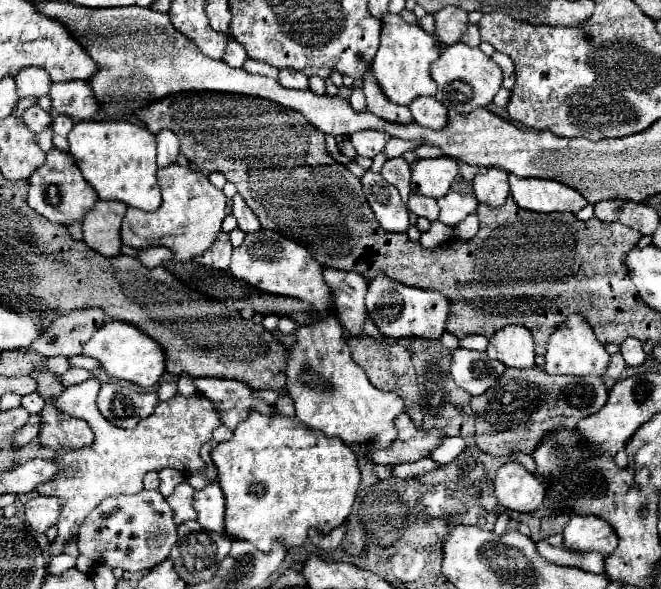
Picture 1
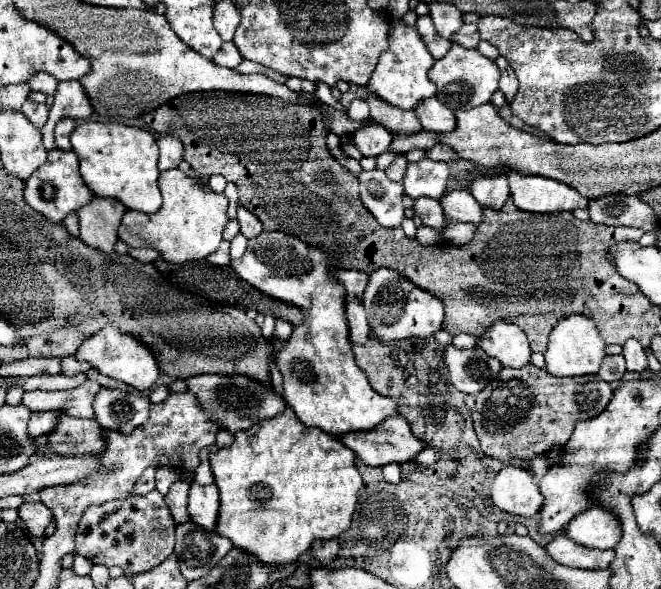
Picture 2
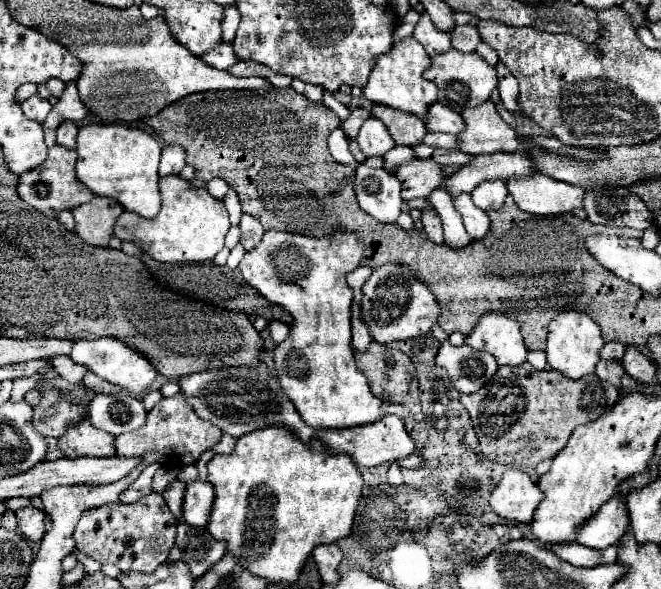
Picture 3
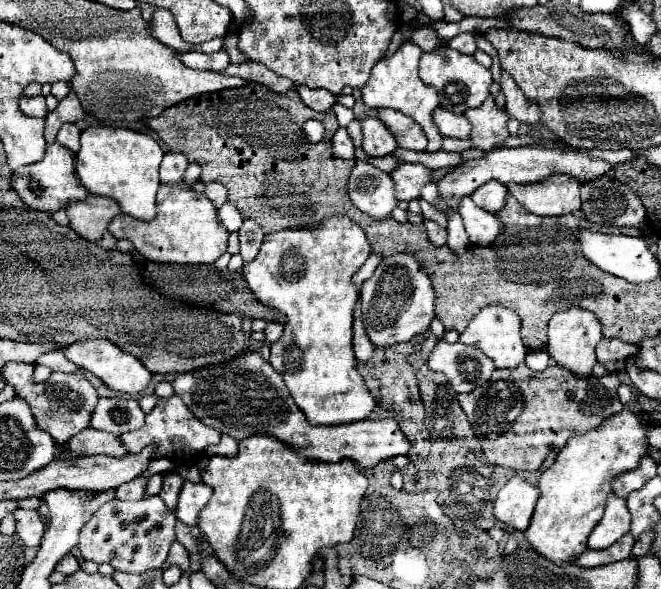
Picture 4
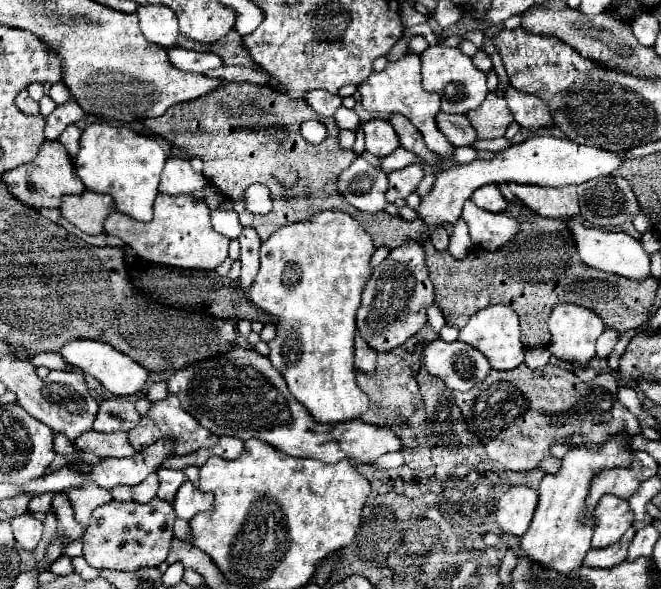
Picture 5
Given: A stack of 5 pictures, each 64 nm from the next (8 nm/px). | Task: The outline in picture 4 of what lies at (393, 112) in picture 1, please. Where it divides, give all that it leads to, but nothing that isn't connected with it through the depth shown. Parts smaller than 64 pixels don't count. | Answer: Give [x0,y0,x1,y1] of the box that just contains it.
[378,110,426,152]

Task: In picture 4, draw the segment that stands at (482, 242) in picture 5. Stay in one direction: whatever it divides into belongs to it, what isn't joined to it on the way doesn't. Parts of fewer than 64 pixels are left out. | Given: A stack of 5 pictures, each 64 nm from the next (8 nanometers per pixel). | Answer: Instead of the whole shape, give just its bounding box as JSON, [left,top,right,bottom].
[460,198,506,246]

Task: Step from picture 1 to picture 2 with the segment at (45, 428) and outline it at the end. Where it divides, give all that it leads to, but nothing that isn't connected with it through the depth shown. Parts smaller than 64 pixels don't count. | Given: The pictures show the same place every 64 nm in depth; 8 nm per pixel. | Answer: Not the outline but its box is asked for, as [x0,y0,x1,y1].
[48,414,106,456]

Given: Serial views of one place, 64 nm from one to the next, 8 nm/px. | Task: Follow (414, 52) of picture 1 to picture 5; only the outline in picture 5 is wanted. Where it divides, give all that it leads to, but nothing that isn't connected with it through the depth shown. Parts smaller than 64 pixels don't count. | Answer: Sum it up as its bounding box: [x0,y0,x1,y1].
[358,54,454,158]

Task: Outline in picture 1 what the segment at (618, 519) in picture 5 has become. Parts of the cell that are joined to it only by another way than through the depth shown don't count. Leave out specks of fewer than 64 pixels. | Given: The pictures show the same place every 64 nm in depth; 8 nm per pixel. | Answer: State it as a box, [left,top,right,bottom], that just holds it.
[564,514,618,554]

